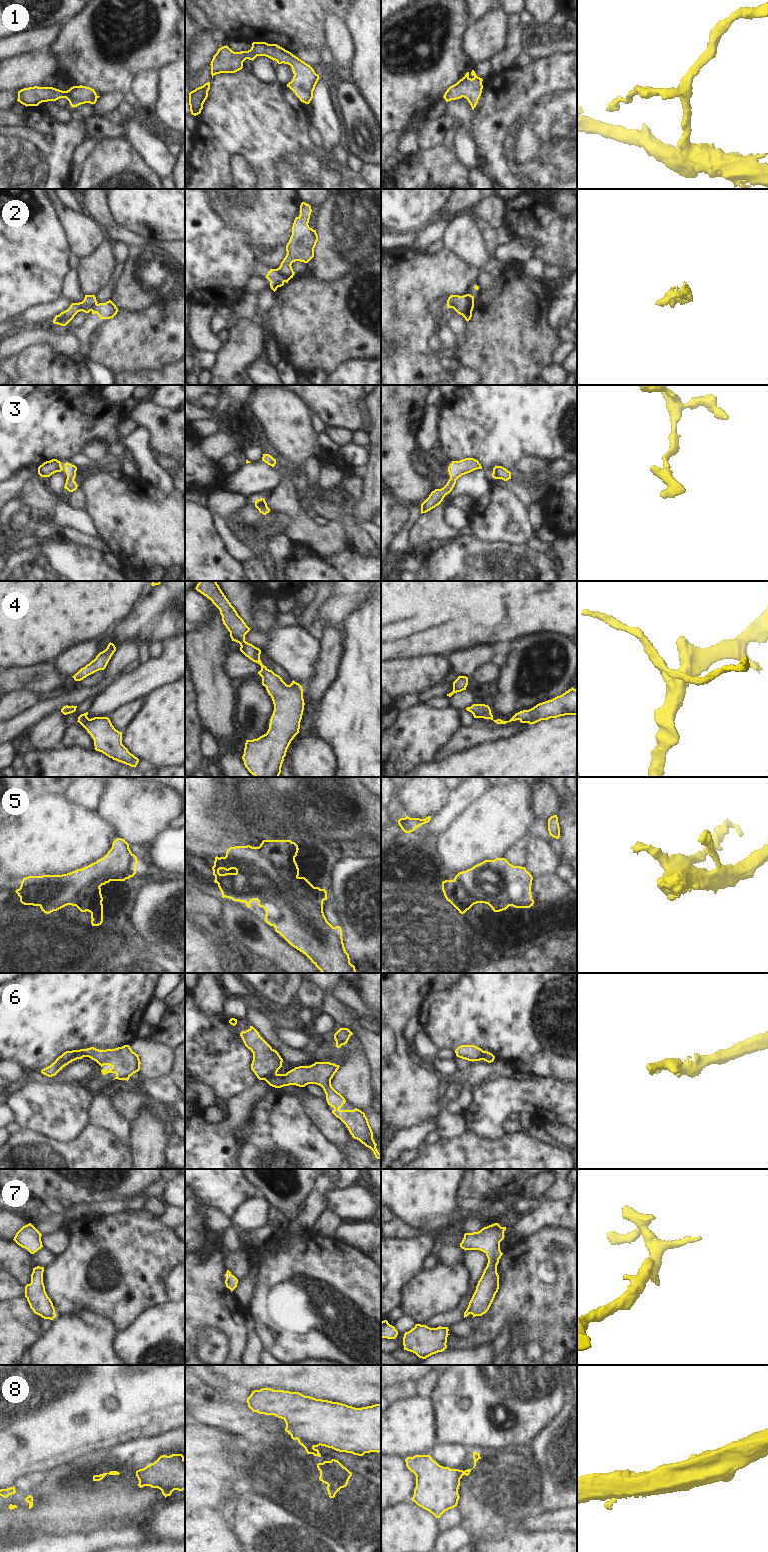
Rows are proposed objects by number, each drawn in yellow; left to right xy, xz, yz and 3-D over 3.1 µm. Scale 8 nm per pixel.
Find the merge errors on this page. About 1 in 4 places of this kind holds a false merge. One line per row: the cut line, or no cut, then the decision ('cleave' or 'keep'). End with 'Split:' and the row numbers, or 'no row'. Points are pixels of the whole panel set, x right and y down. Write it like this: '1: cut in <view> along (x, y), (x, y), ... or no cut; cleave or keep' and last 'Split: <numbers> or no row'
1: no cut; keep
2: no cut; keep
3: no cut; keep
4: no cut; keep
5: no cut; keep
6: cut in xz along (276, 1072), (264, 1079); cleave
7: no cut; keep
8: cut in xz along (313, 1447), (306, 1450); cleave
Split: 6, 8

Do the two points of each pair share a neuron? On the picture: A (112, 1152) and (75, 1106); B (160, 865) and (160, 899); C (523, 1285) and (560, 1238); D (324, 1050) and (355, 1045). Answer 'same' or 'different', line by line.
A: different
B: different
C: same
D: same

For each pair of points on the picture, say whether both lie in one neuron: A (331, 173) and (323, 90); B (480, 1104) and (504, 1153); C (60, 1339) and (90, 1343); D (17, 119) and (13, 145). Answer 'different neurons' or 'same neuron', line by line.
A: different neurons
B: different neurons
C: same neuron
D: different neurons

